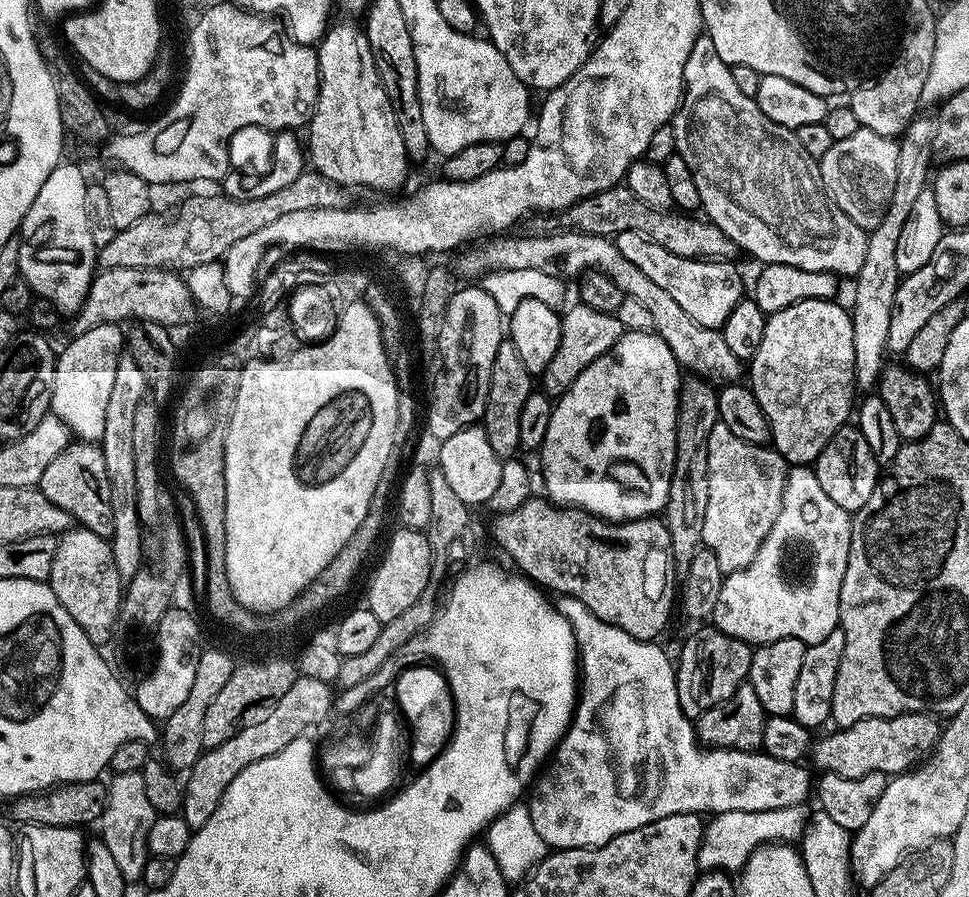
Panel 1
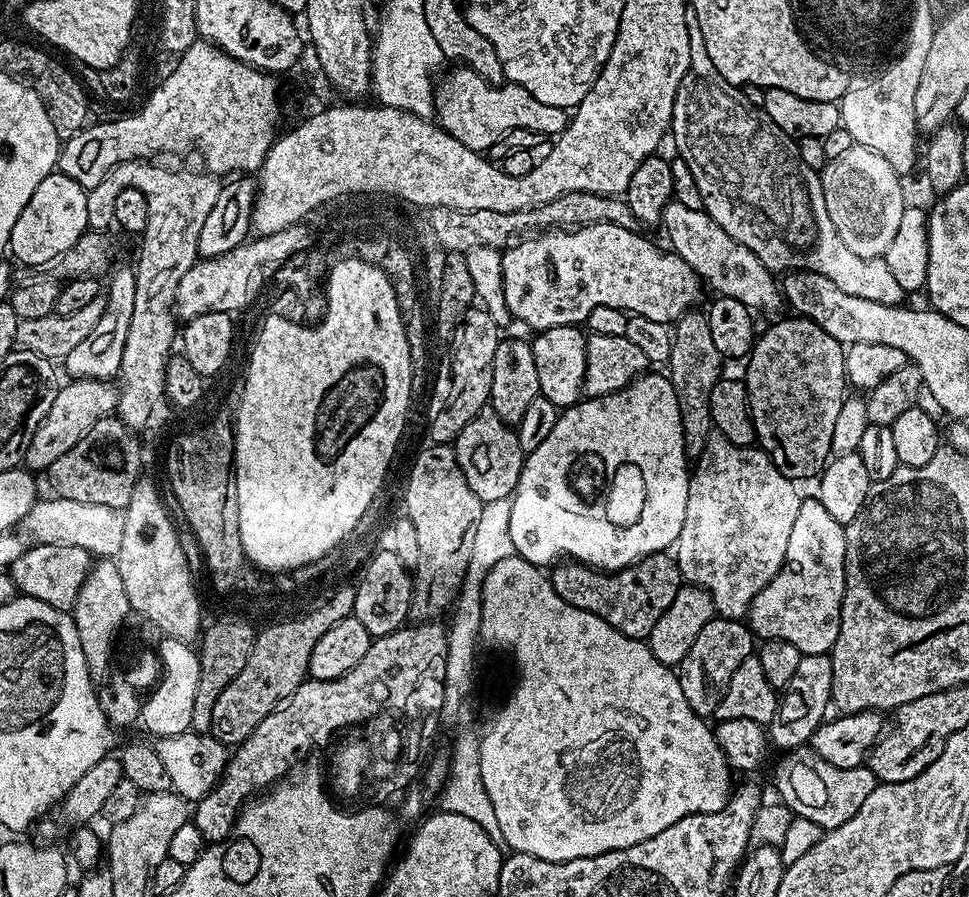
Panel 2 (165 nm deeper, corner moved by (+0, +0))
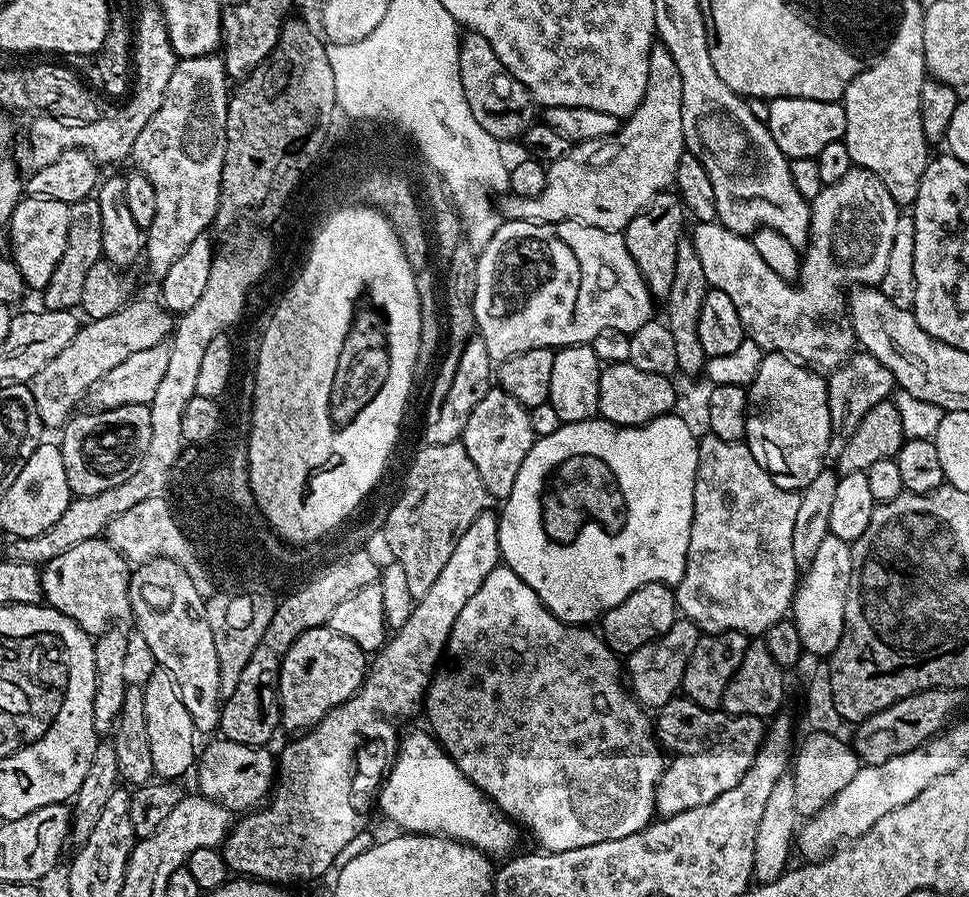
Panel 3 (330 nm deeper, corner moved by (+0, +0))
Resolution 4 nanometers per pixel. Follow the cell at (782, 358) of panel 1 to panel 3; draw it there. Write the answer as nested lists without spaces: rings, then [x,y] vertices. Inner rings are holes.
[[[770,352],[764,355],[758,366],[758,374],[747,385],[748,417],[744,440],[750,442],[748,449],[766,471],[786,490],[802,490],[826,467],[824,455],[828,452],[828,443],[834,440],[830,426],[830,406],[828,405],[828,381],[819,371],[805,366],[801,361],[785,356],[782,352]]]

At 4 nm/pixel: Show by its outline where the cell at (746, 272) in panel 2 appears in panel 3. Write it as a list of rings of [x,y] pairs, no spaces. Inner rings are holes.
[[[855,166],[846,178],[842,178],[842,182],[823,185],[810,202],[810,207],[812,217],[808,242],[802,252],[797,284],[778,278],[778,274],[774,274],[774,270],[758,258],[758,250],[754,250],[747,235],[731,232],[719,222],[697,223],[696,229],[690,232],[690,239],[709,285],[722,290],[722,294],[727,294],[730,302],[734,302],[747,339],[758,342],[765,353],[782,352],[813,369],[835,370],[848,363],[853,355],[852,348],[857,347],[852,319],[848,317],[846,290],[853,286],[879,285],[882,274],[886,274],[886,261],[890,258],[890,246],[894,246],[894,230],[902,212],[894,198],[890,198],[890,190],[886,190],[883,180],[879,180],[870,170]]]

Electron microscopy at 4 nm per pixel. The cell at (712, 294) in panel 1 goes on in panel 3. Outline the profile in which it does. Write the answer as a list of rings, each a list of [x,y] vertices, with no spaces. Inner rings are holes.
[[[504,220],[494,230],[490,242],[476,257],[476,285],[474,286],[473,314],[476,319],[475,331],[482,342],[486,342],[486,350],[494,362],[510,358],[514,354],[522,354],[526,350],[535,348],[551,348],[553,350],[564,348],[567,344],[591,344],[592,339],[602,330],[618,330],[619,332],[632,333],[638,330],[647,320],[653,319],[652,304],[654,297],[652,291],[646,286],[634,258],[630,258],[630,250],[626,250],[626,242],[620,232],[602,230],[594,226],[579,224],[573,220],[554,222],[553,224],[535,224],[525,220]]]

